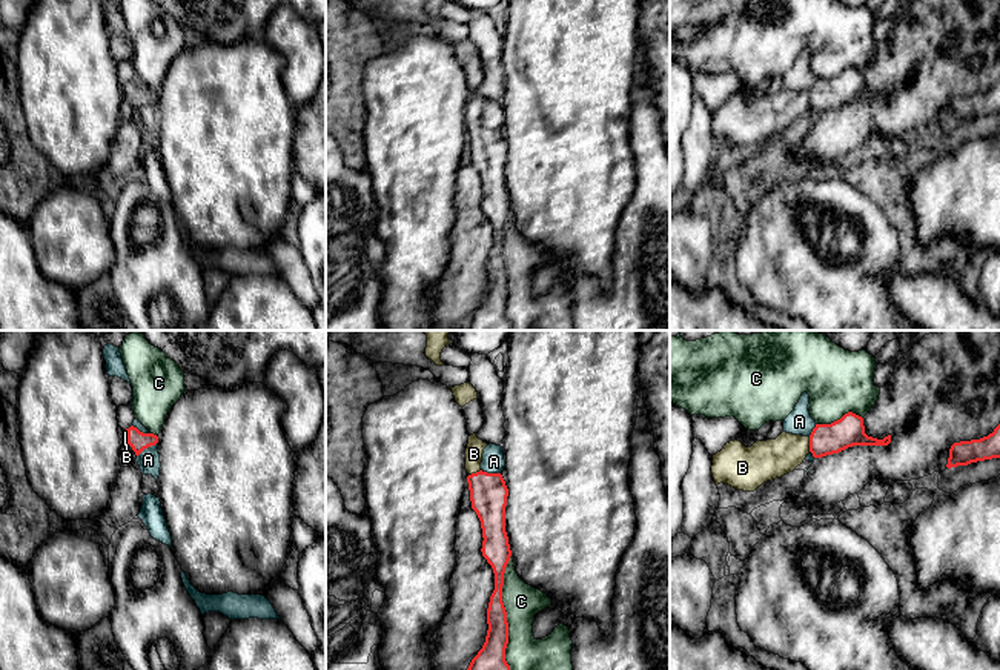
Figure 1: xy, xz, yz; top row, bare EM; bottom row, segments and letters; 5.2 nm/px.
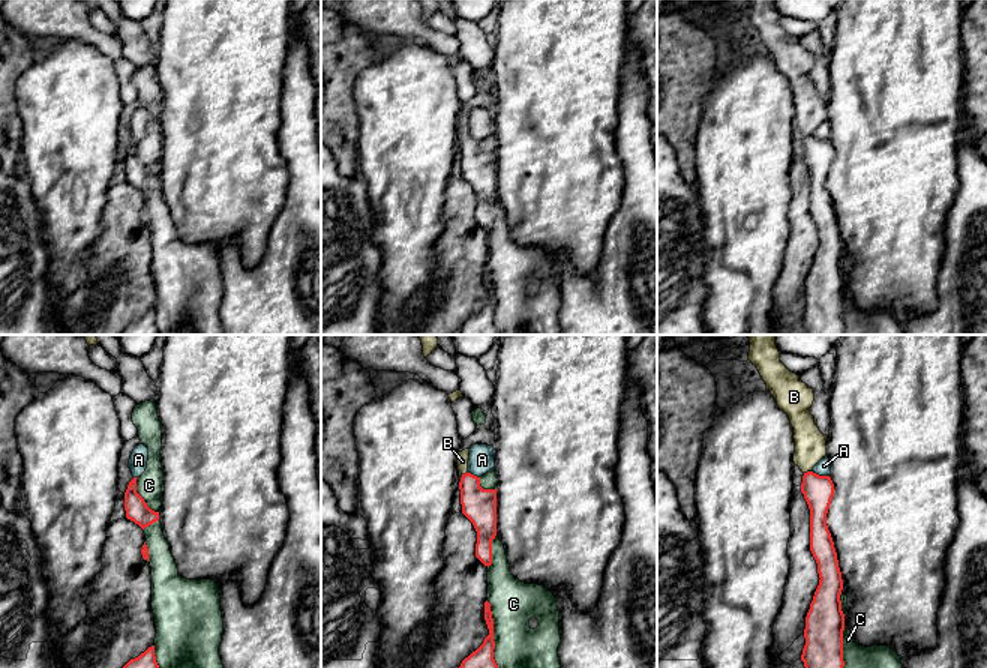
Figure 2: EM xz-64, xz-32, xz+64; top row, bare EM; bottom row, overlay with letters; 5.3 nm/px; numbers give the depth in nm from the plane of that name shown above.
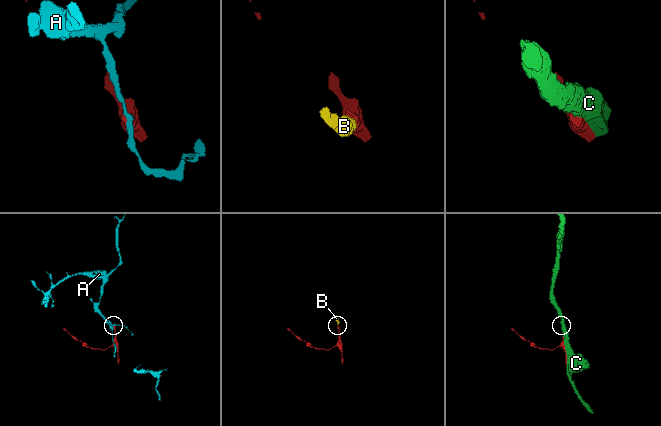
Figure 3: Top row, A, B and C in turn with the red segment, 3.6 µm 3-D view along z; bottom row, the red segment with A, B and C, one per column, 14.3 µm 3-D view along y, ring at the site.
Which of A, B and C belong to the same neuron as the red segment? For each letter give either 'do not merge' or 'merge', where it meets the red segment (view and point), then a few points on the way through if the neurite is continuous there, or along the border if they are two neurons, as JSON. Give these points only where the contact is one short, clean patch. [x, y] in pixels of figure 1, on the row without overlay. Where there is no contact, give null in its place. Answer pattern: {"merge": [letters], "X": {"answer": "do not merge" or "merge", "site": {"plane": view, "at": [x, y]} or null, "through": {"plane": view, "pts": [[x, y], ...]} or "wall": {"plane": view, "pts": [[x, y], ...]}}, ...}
{"merge": ["B"], "A": {"answer": "do not merge", "site": {"plane": "xy", "at": [146, 103]}, "wall": {"plane": "xy", "pts": [[157, 97], [137, 112]]}}, "B": {"answer": "merge", "site": {"plane": "yz", "at": [810, 100]}, "through": {"plane": "yz", "pts": [[831, 94], [810, 100], [798, 102], [767, 116]]}}, "C": {"answer": "do not merge", "site": {"plane": "xz", "at": [506, 271]}}}

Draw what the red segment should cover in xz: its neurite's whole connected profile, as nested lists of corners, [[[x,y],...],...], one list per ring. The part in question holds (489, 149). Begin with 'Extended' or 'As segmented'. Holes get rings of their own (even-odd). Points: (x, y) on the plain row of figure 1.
Extended. [[[469,92],[465,104],[465,126],[472,164],[476,168],[482,184],[482,212],[495,229],[495,246],[487,264],[487,292],[482,304],[472,315],[465,330],[510,330],[505,317],[508,300],[507,267],[502,258],[505,223],[512,206],[505,187],[505,161],[508,144],[501,129],[481,126],[482,109],[488,100],[476,92]]]

